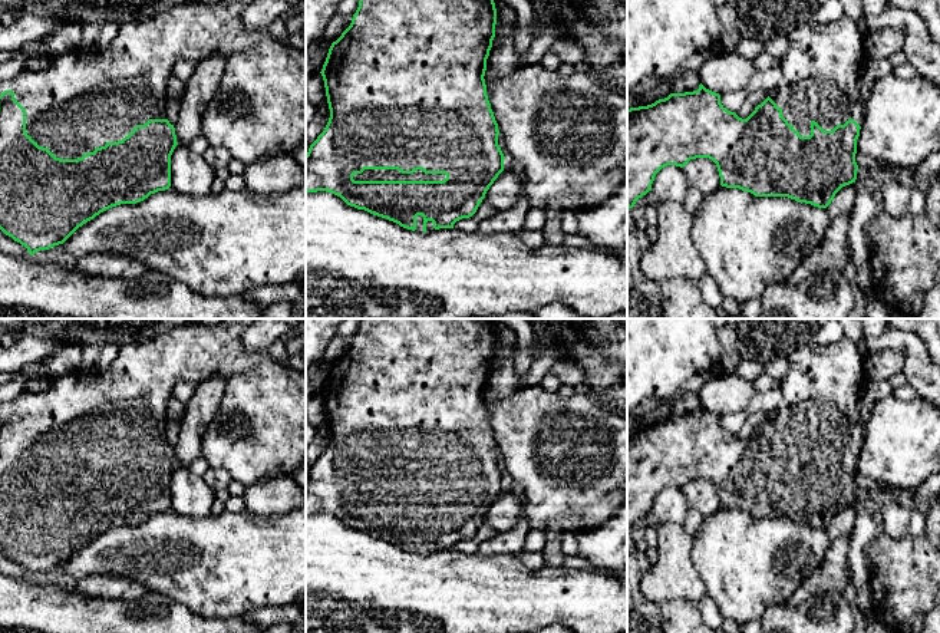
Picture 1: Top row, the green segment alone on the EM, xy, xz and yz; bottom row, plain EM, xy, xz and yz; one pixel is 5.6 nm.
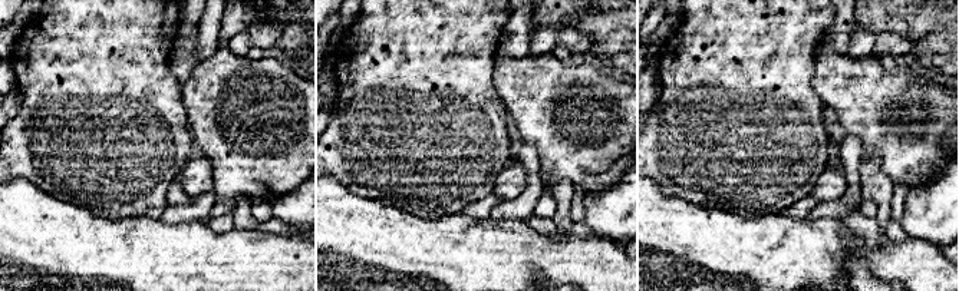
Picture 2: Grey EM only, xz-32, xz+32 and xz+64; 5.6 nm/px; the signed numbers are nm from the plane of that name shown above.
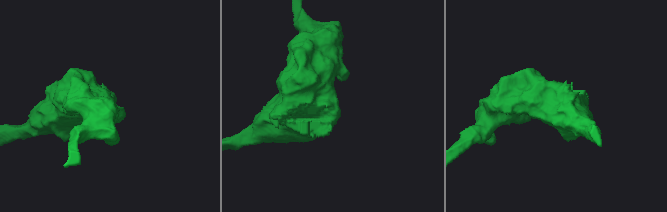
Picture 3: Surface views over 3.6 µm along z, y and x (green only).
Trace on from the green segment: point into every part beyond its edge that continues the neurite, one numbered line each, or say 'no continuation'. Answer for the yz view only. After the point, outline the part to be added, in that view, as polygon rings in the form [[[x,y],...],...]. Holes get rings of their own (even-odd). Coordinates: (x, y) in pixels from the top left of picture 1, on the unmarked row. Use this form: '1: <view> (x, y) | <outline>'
1: yz (821, 392) | [[[845,337],[828,346],[811,342],[788,360],[788,373],[779,382],[782,399],[769,413],[788,445],[801,458],[811,456],[812,442],[824,452],[848,441],[861,448],[858,412],[865,378],[864,353],[857,343]]]

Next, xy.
1: xy (85, 419) | [[[222,319],[215,326],[204,326],[199,322],[178,326],[145,343],[126,343],[119,347],[116,359],[106,370],[72,370],[55,378],[50,386],[39,393],[24,390],[16,399],[0,403],[0,416],[13,412],[14,421],[26,431],[26,454],[56,479],[77,481],[108,464],[122,462],[149,441],[166,441],[168,402],[172,390],[181,380],[195,385],[208,378],[221,375],[230,378],[234,373],[250,370],[260,360],[268,357],[268,350],[248,352],[243,344],[243,333],[255,319]]]

